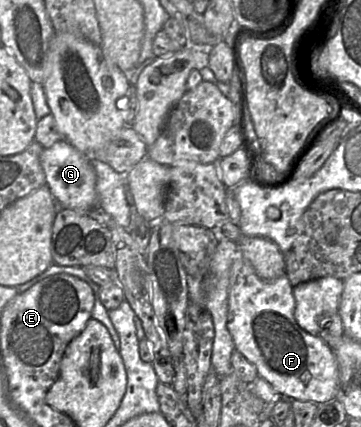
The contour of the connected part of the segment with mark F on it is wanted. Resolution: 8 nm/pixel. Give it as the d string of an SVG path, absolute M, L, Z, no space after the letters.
M237 252L230 271L227 327L236 349L254 364L259 376L284 398L324 403L337 396L340 376L338 362L334 351L319 335L311 335L296 322L292 292L293 287L286 275L273 281L262 280L241 252Z

